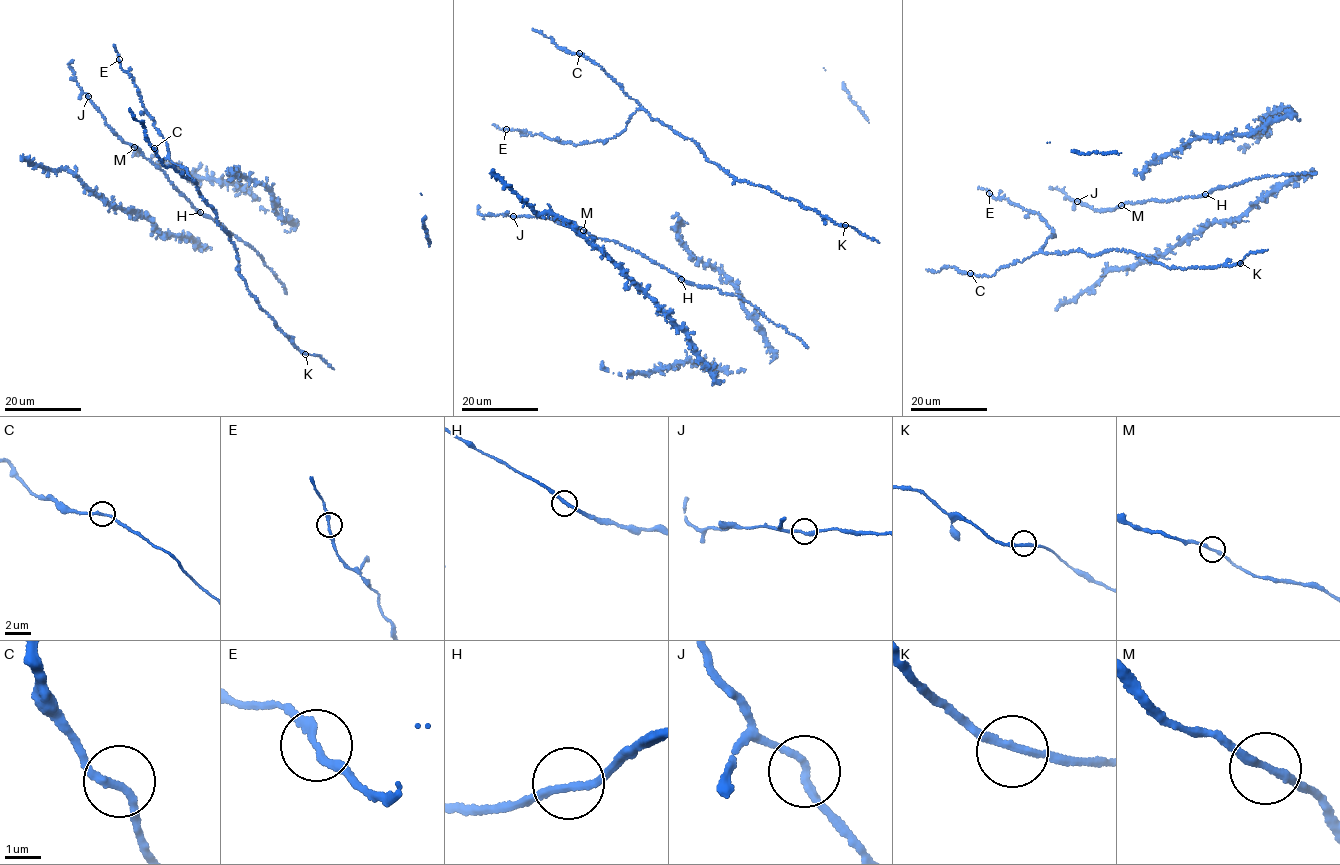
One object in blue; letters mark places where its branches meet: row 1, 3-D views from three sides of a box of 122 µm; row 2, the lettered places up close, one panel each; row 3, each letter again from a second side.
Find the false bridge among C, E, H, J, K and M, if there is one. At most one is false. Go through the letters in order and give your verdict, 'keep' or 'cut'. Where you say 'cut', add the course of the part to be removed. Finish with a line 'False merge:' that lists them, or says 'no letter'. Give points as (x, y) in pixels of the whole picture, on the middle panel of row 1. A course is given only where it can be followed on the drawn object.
C: cut; course (579, 54), (558, 47), (551, 38), (532, 29)
E: keep
H: keep
J: keep
K: keep
M: keep
False merge: C

